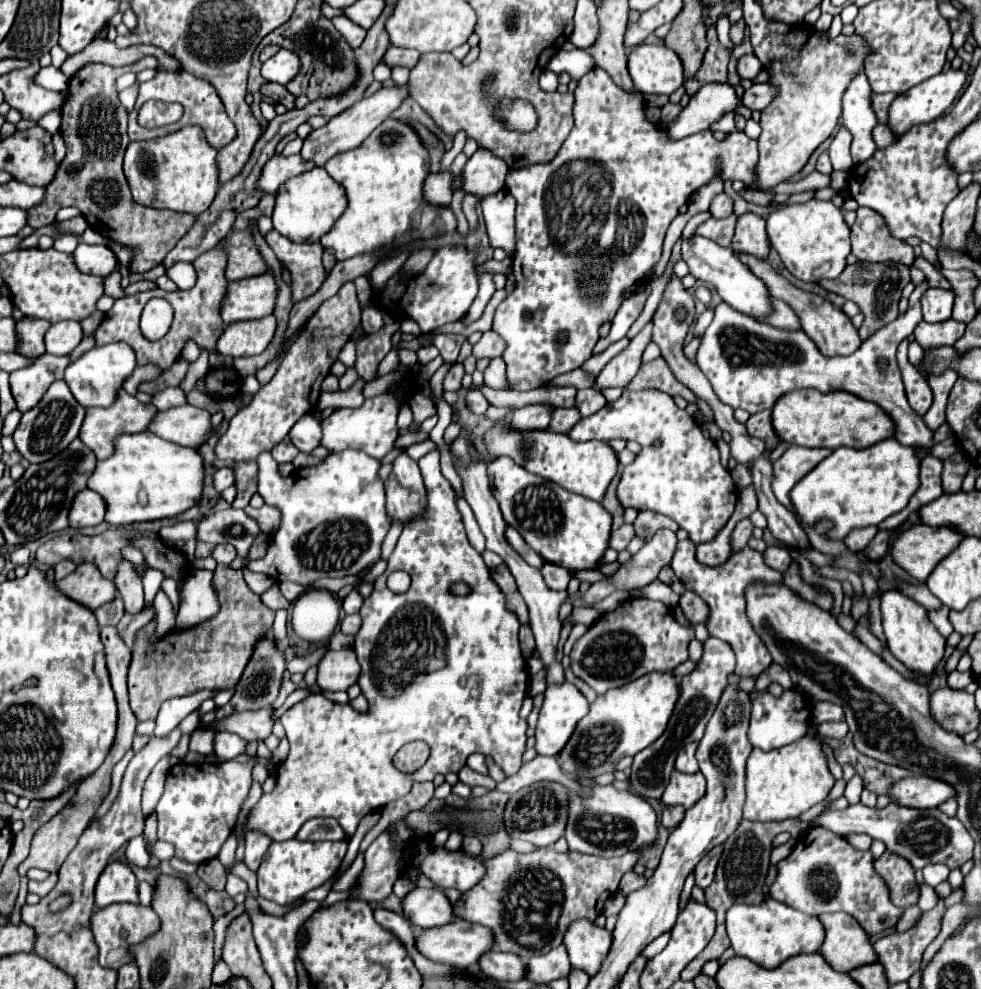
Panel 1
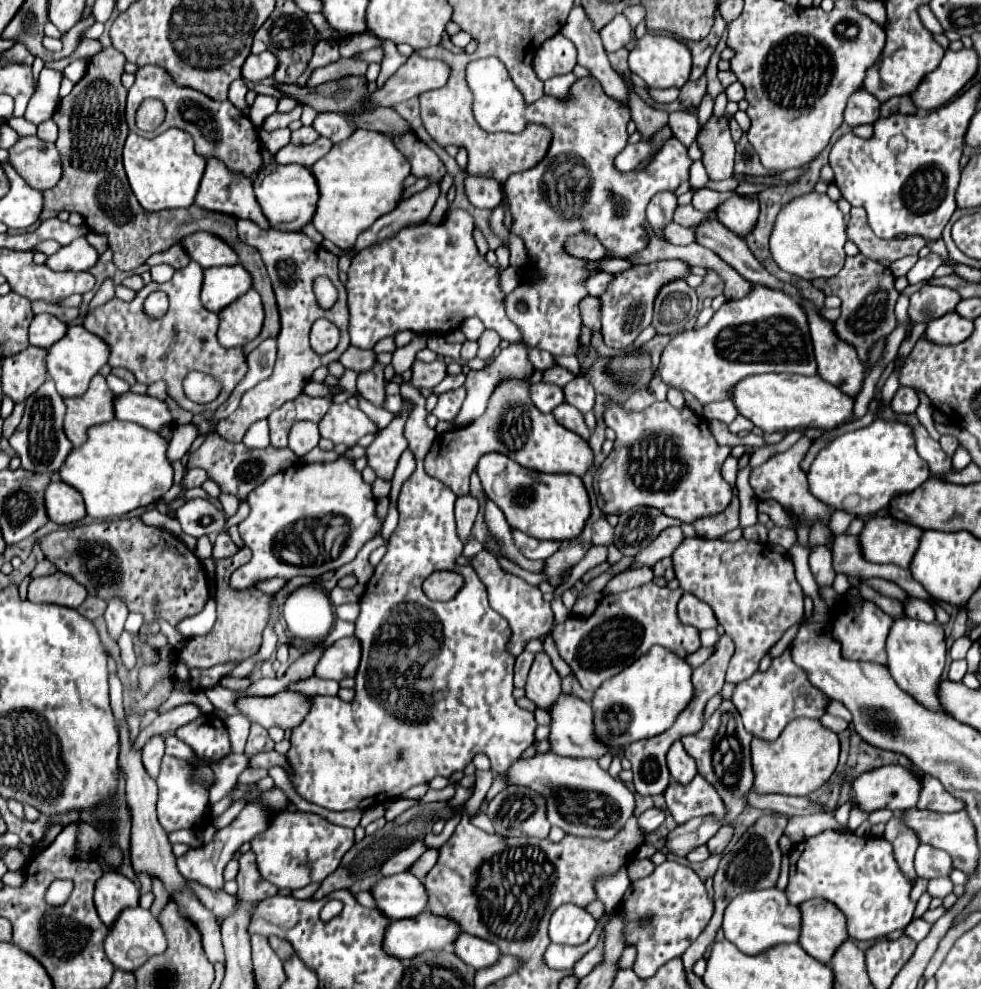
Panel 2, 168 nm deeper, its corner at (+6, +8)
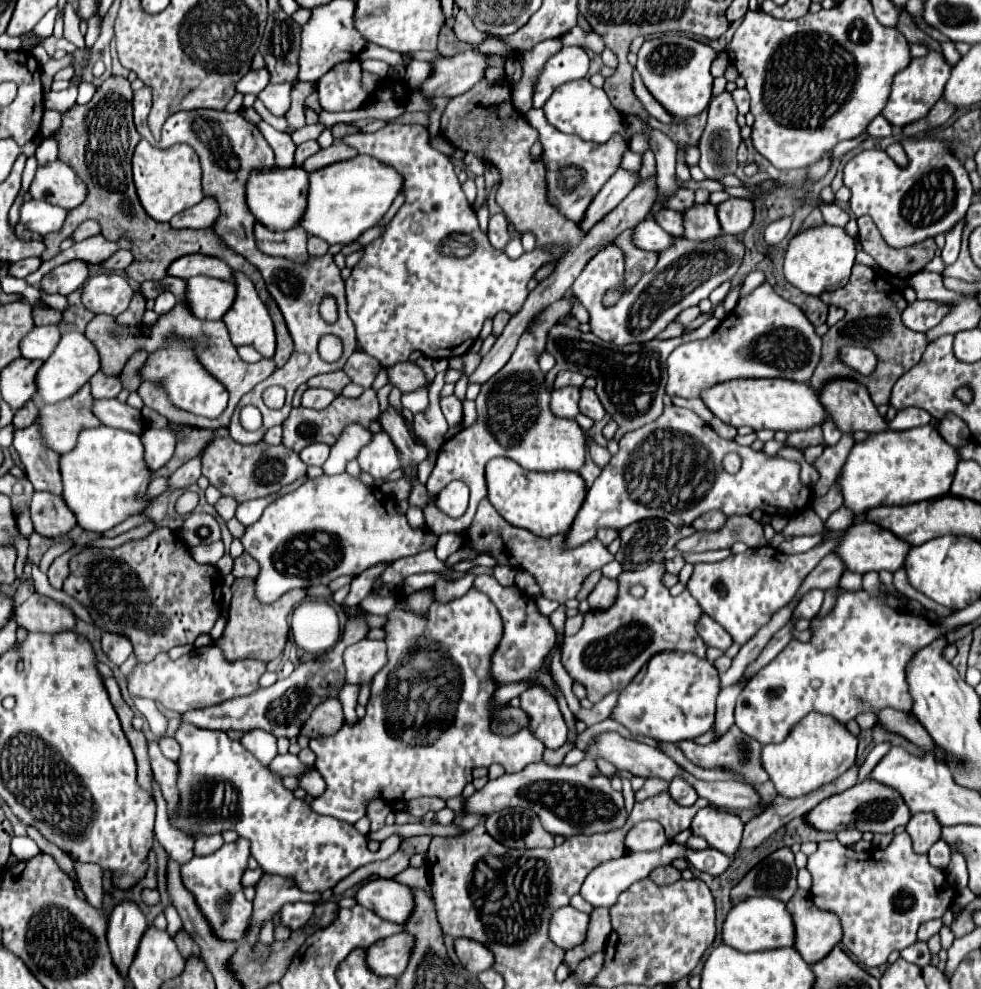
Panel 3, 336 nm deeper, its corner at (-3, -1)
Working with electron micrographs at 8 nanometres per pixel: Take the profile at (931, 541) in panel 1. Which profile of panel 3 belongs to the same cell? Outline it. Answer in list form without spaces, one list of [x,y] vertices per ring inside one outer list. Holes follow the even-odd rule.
[[[855,523],[851,525],[845,535],[841,537],[841,543],[837,547],[837,553],[841,557],[841,563],[849,569],[849,571],[855,571],[855,573],[867,573],[867,571],[881,571],[881,569],[887,569],[887,571],[897,571],[901,569],[903,561],[905,561],[905,555],[911,547],[907,543],[903,543],[901,539],[897,539],[893,533],[889,533],[887,529],[875,525],[875,523]]]

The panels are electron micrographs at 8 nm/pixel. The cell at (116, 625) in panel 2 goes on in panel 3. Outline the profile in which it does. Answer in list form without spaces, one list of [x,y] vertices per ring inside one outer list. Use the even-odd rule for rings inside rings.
[[[103,633],[101,649],[107,653],[111,663],[115,663],[115,665],[121,665],[133,653],[131,643],[127,639],[123,639],[121,635],[113,635],[113,633]]]

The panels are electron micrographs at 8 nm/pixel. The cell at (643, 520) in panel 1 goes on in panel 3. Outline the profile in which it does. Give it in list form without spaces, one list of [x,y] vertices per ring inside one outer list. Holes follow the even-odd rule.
[[[665,519],[637,521],[619,531],[621,547],[615,555],[615,561],[621,563],[623,571],[649,567],[649,563],[663,563],[665,555],[677,545],[677,541],[693,533],[695,529],[691,525],[675,527]]]

